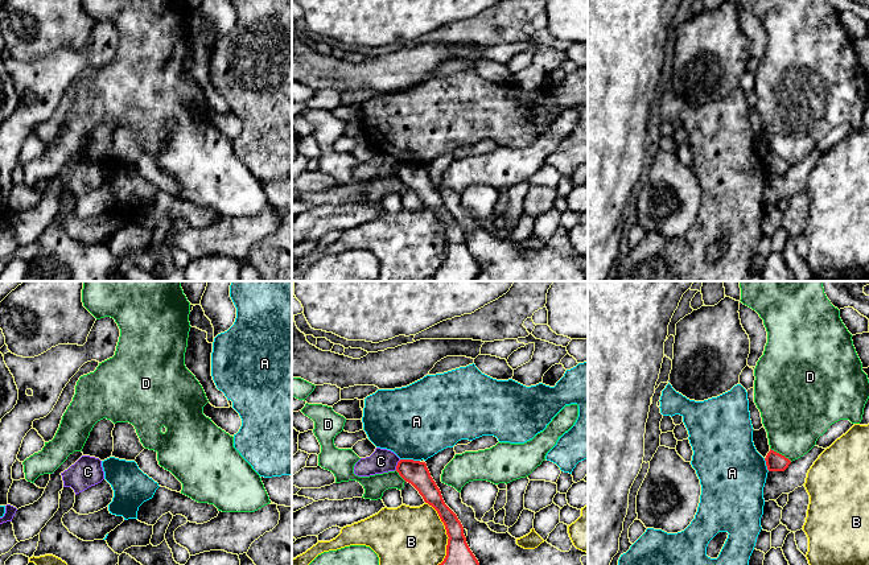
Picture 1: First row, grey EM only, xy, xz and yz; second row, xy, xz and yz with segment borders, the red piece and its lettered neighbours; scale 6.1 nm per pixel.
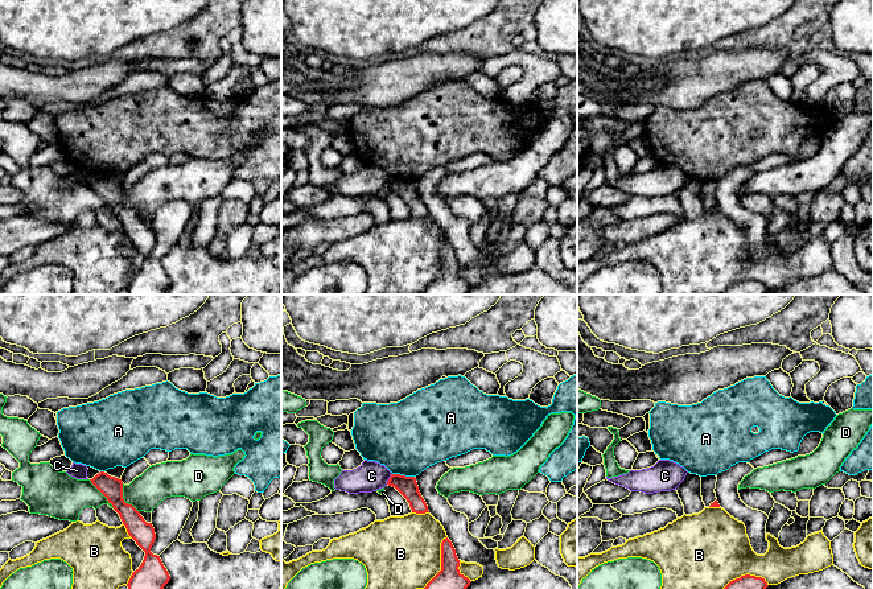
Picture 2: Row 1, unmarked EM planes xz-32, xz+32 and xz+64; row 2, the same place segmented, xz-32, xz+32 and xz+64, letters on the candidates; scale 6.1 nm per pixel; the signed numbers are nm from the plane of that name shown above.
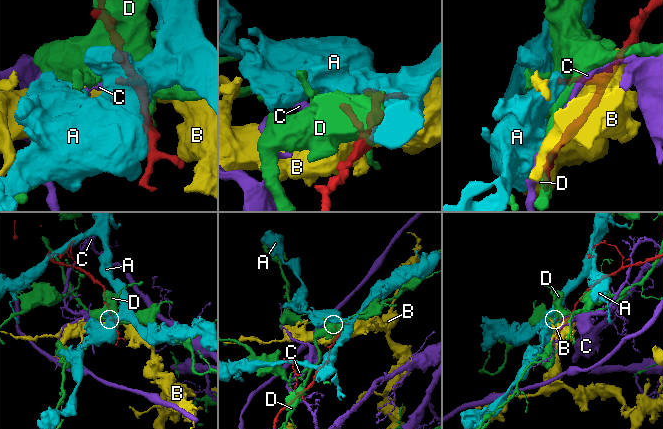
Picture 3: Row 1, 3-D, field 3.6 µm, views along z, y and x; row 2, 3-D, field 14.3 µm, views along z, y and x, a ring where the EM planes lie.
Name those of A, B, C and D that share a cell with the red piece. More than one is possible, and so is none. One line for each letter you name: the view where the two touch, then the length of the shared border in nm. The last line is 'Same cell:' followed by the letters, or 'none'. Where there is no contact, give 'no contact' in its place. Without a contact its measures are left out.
Same cell: none

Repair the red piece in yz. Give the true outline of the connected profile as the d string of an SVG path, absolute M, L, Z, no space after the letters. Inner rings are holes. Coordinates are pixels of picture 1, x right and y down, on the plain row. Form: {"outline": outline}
{"outline": "M771 153L767 157L765 165L769 176L784 176L791 168L788 162Z"}

